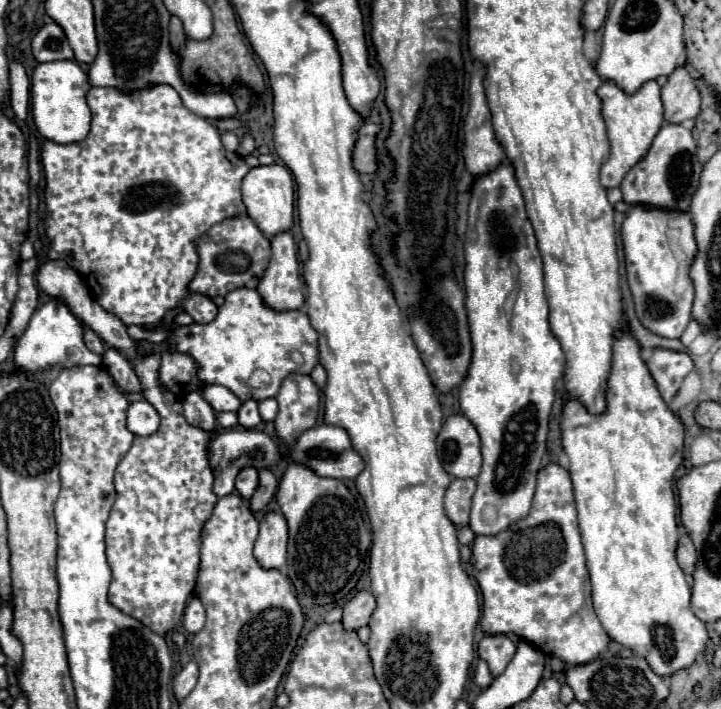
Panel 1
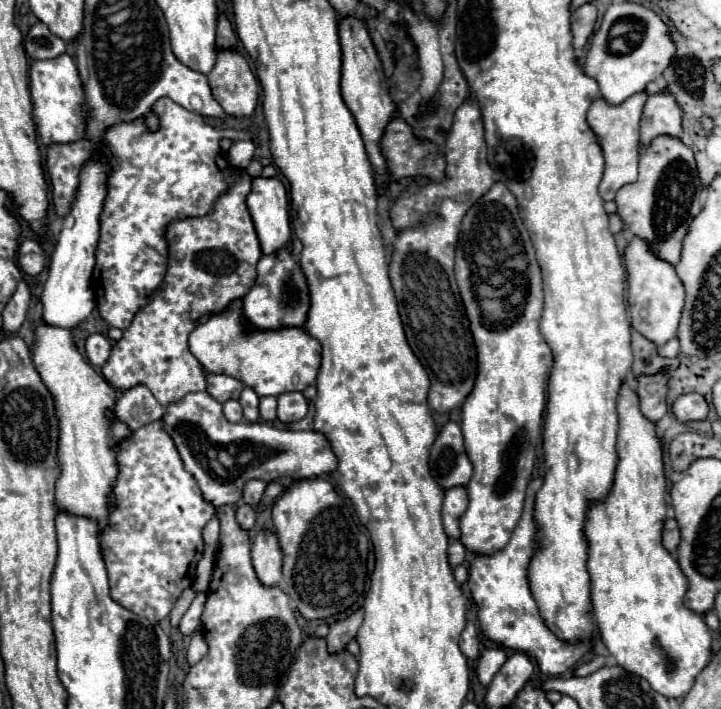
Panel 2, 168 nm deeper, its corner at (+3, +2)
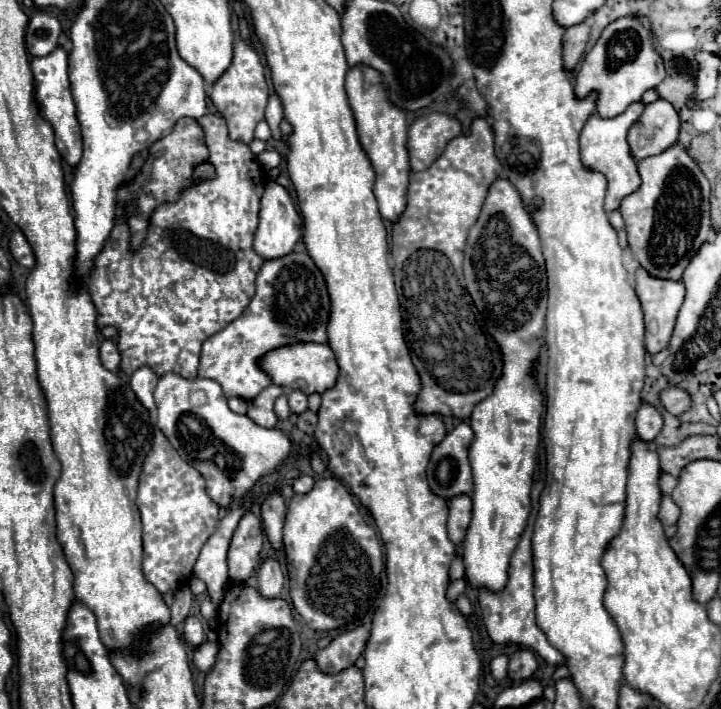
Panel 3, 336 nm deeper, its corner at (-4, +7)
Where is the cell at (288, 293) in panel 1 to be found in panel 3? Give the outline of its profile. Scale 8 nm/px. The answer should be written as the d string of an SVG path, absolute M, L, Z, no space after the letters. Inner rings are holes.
M289 253L279 259L269 259L263 263L259 275L257 275L257 291L255 291L251 303L247 305L247 309L243 311L243 315L239 319L235 319L233 323L229 323L219 333L211 335L203 343L199 377L217 381L223 387L223 393L227 397L243 397L249 401L271 383L271 379L257 365L259 357L275 347L289 345L289 343L299 343L299 341L327 343L327 333L325 333L327 321L329 321L329 295L325 289L323 275L317 269L317 265L311 261L311 257L307 253Z

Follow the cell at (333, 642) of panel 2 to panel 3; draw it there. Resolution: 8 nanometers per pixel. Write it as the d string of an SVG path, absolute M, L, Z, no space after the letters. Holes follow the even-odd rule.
M363 625L351 631L339 633L325 649L317 651L315 661L319 663L319 669L327 673L335 673L353 665L355 659L363 653L367 637L369 637L369 631Z

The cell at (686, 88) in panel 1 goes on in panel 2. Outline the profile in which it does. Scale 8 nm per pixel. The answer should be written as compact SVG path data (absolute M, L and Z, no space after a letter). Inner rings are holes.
M668 92L652 94L646 100L640 122L640 144L648 146L656 136L680 136L682 110Z

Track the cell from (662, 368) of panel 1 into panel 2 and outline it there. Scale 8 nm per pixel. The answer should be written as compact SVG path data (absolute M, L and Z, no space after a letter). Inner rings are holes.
M666 374L636 378L636 394L640 400L640 410L654 424L666 414L666 392L668 392Z

